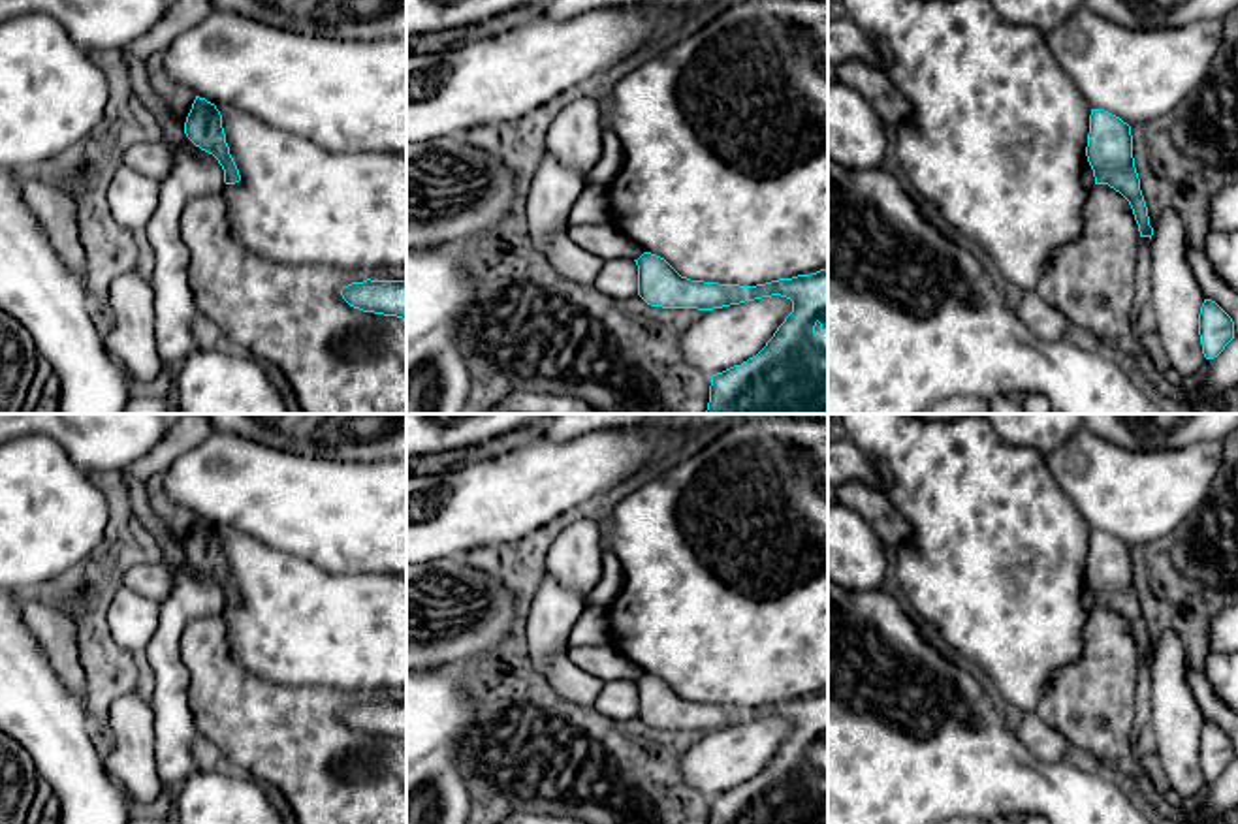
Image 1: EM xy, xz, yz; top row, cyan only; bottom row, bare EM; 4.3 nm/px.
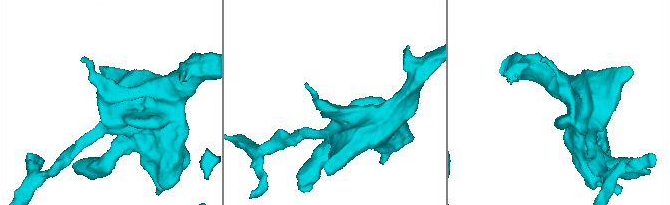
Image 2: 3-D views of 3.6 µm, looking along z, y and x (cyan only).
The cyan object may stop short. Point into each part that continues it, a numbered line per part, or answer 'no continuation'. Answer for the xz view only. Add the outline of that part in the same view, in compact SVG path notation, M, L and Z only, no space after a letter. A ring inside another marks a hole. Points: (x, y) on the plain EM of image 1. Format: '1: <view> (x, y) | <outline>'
no continuation

